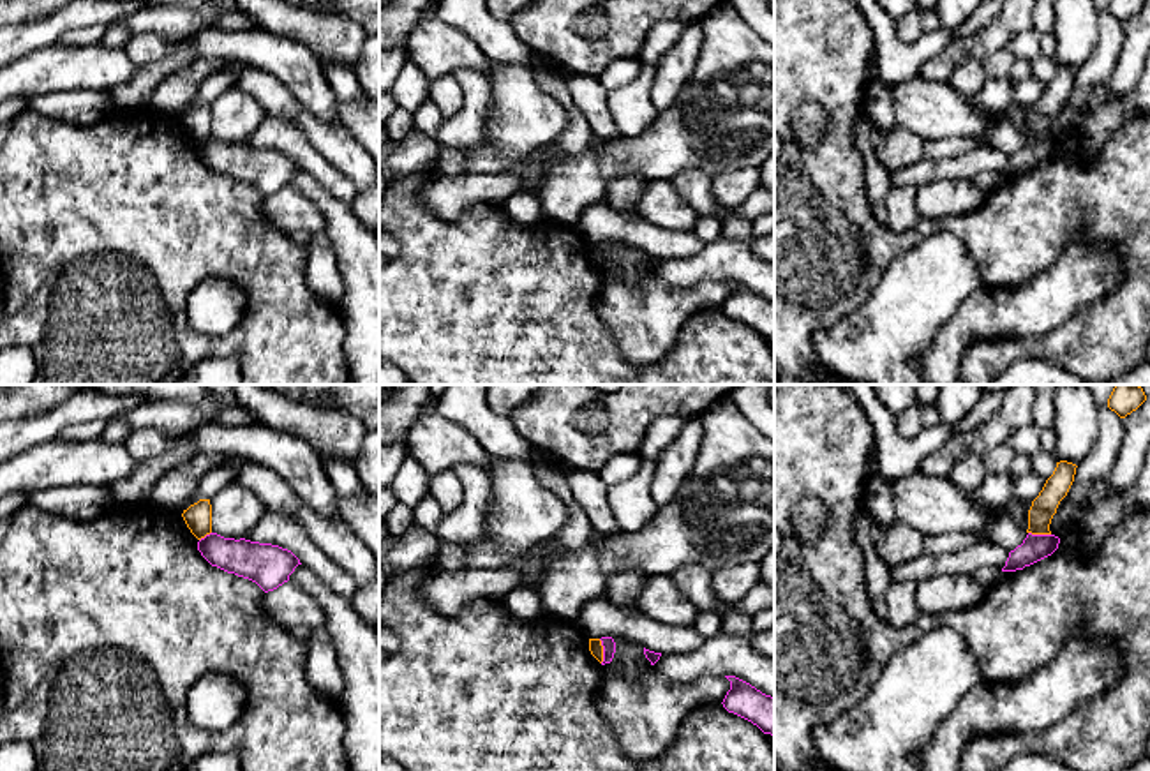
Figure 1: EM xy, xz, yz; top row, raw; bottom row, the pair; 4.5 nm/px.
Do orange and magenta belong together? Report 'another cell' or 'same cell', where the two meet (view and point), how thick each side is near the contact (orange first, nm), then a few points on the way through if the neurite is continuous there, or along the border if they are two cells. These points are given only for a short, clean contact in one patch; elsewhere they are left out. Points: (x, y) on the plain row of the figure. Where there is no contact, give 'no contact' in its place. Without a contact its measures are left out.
another cell | xz (602, 256) | 60/60 nm | along xz (598, 244), (602, 267)

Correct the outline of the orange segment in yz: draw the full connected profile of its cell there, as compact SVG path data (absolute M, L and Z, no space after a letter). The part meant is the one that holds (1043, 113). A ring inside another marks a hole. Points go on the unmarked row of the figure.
M1067 65L1057 67L1053 79L1046 85L1042 95L1032 106L1027 138L1051 139L1051 124L1074 86L1076 72L1076 69Z

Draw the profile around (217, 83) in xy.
M217 71L198 88L196 97L185 108L175 111L175 115L178 118L183 118L190 109L198 108L199 104L212 104L226 90L235 88L238 78L240 72Z

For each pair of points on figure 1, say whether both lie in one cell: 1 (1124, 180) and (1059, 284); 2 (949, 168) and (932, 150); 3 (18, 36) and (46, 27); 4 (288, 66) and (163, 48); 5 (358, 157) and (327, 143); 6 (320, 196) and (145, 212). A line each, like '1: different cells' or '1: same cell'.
1: different cells
2: different cells
3: same cell
4: same cell
5: same cell
6: different cells

